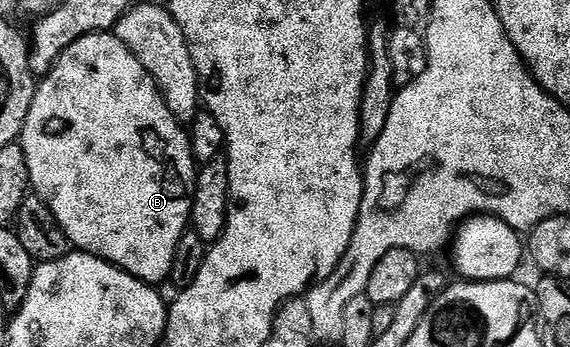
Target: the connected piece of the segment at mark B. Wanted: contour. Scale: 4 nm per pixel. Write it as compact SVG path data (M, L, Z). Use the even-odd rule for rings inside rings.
M114 32L87 33L81 39L77 39L73 47L64 51L51 72L38 82L35 98L29 107L29 115L25 119L21 144L25 151L34 196L41 198L49 207L49 211L53 211L57 223L61 223L65 231L68 242L78 252L88 253L108 261L110 265L115 265L121 271L141 279L146 285L158 287L161 282L170 278L177 243L189 229L197 162L191 150L191 139L184 122L178 121L169 111L169 107L165 107L165 99L159 94L159 88L153 83L149 71L141 67L137 55L133 55L129 47L125 47L125 43L121 43L121 39L115 37Z

